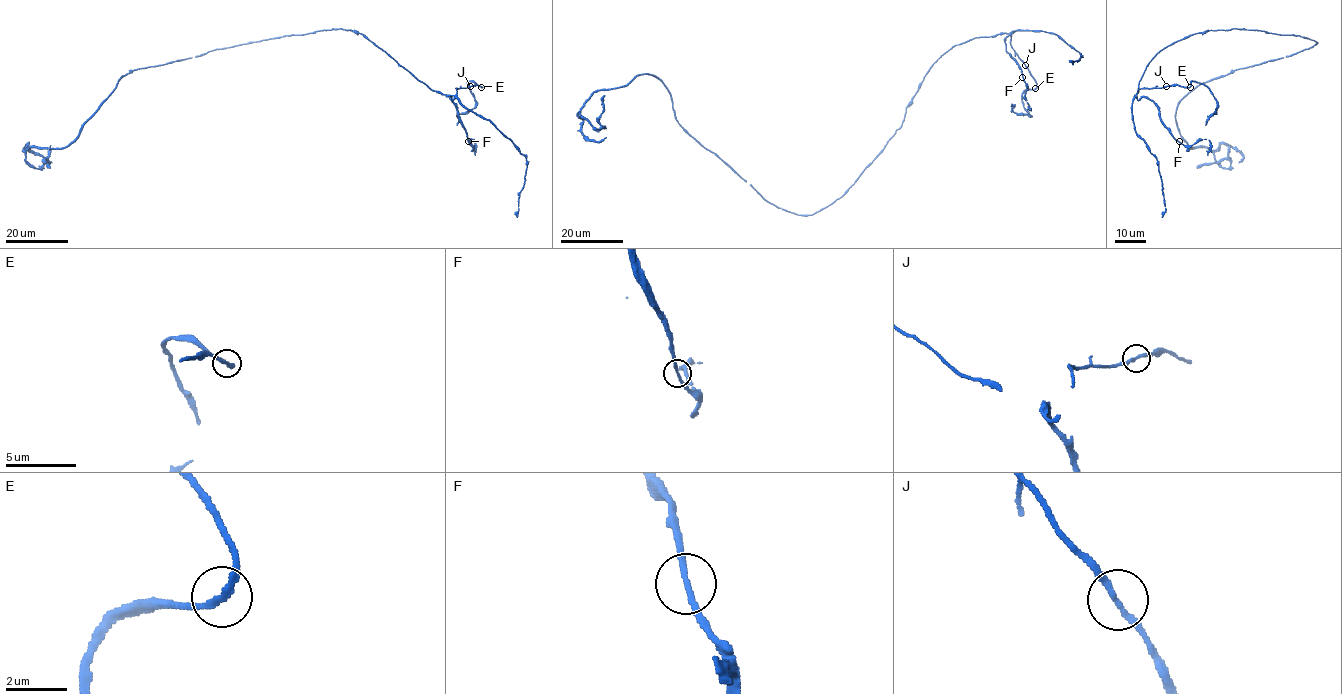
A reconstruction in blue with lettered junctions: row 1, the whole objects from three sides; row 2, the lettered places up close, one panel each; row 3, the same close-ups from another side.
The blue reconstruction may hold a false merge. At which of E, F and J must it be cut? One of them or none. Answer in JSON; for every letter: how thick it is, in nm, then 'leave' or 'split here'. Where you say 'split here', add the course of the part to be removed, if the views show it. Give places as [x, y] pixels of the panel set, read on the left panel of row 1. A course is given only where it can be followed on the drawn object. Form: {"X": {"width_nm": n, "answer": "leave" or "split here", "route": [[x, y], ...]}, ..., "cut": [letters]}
{"E": {"width_nm": 170, "answer": "leave"}, "F": {"width_nm": 180, "answer": "leave"}, "J": {"width_nm": 200, "answer": "leave"}, "cut": []}

